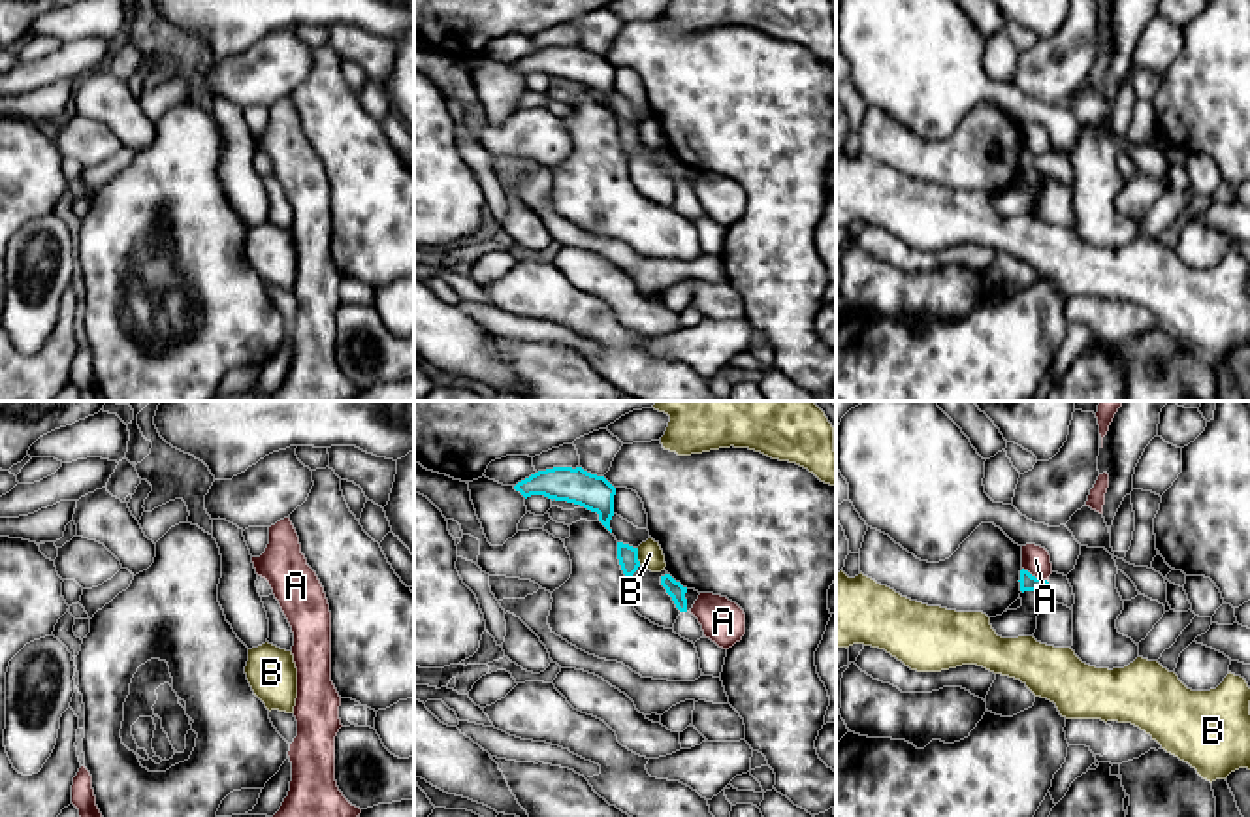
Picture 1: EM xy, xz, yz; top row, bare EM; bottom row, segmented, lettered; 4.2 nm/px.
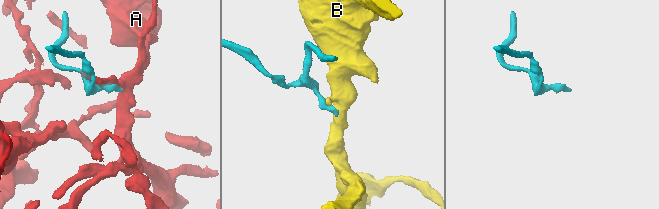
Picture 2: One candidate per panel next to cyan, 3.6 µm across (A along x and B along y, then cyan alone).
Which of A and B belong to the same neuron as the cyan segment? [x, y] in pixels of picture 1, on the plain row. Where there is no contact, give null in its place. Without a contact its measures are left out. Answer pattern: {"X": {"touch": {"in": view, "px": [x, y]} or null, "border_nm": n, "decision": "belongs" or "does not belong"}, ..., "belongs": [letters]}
{"A": {"touch": {"in": "yz", "px": [1034, 155]}, "border_nm": 120, "decision": "does not belong"}, "B": {"touch": {"in": "xz", "px": [637, 134]}, "border_nm": 70, "decision": "does not belong"}, "belongs": []}

